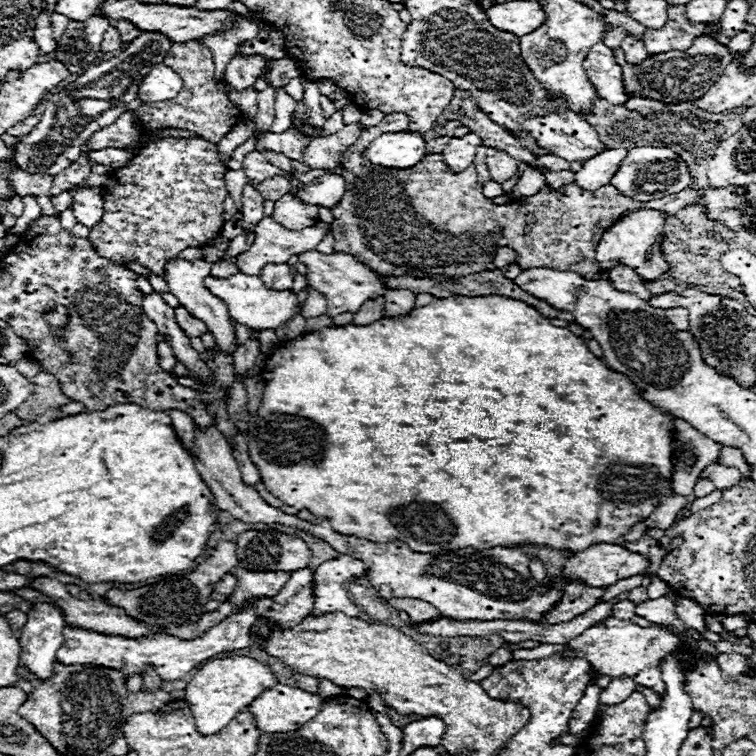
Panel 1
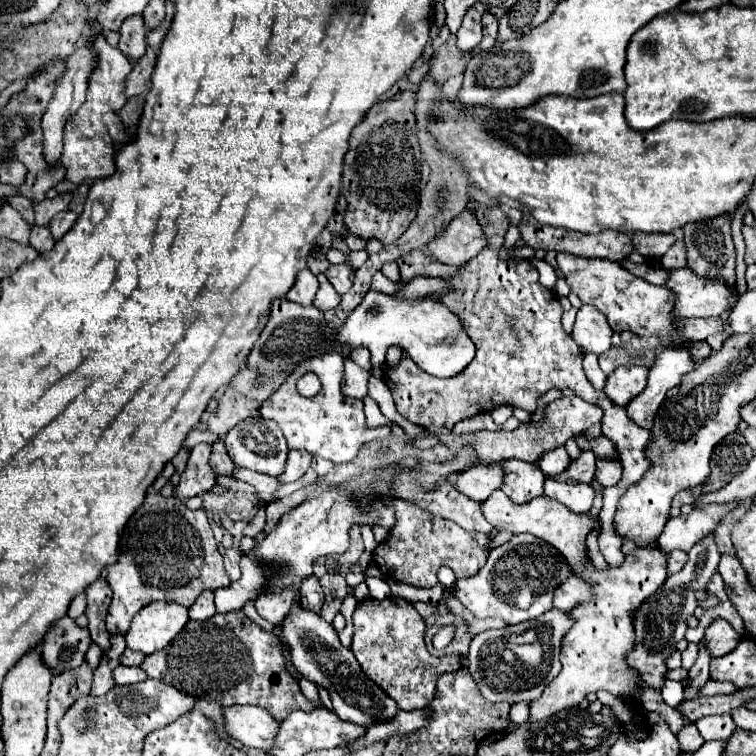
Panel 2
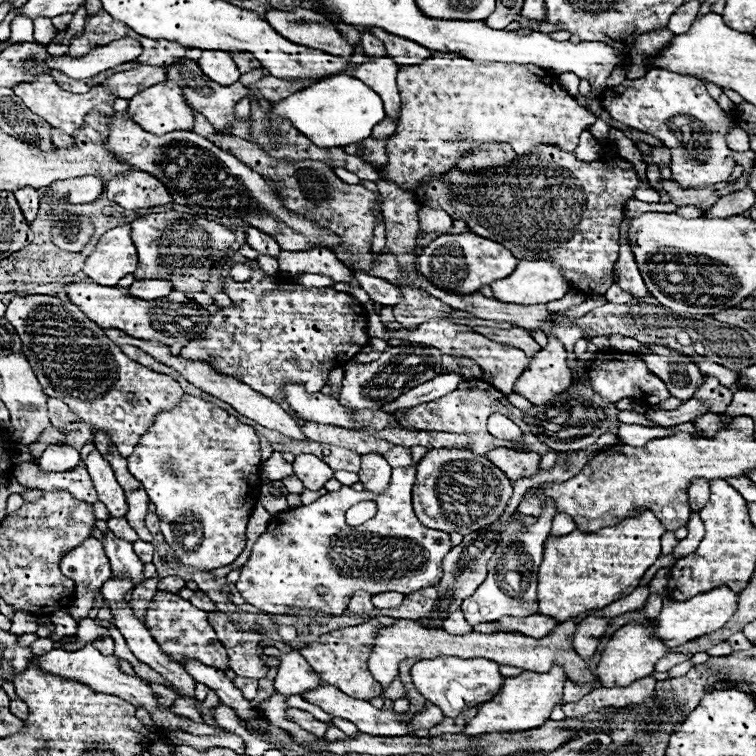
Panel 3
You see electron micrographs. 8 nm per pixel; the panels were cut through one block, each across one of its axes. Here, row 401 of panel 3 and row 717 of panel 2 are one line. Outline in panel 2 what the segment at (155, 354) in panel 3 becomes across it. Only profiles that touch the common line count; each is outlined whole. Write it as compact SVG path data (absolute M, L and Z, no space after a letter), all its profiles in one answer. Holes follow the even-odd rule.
M228 706L222 710L226 734L244 746L266 750L278 730L278 720L258 706Z

